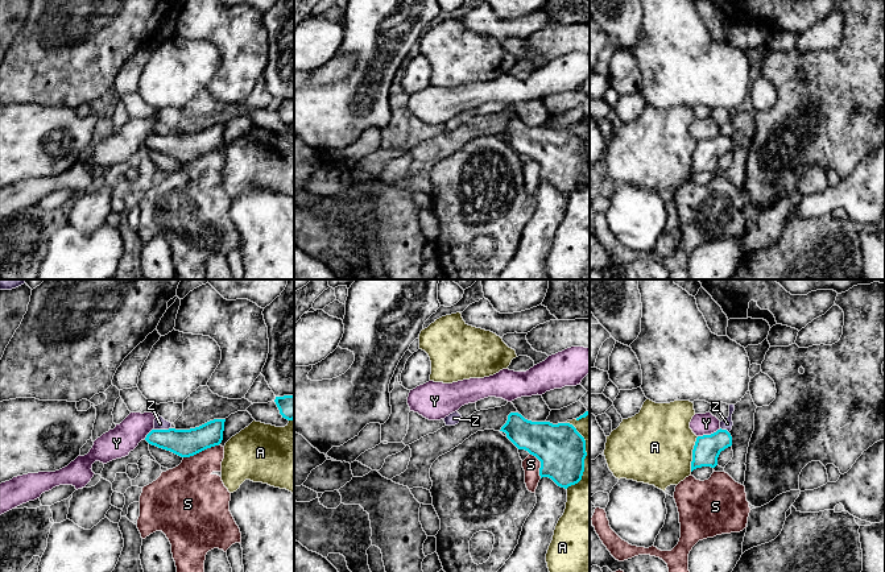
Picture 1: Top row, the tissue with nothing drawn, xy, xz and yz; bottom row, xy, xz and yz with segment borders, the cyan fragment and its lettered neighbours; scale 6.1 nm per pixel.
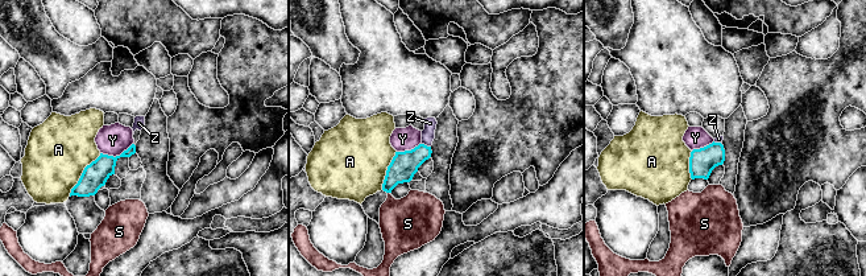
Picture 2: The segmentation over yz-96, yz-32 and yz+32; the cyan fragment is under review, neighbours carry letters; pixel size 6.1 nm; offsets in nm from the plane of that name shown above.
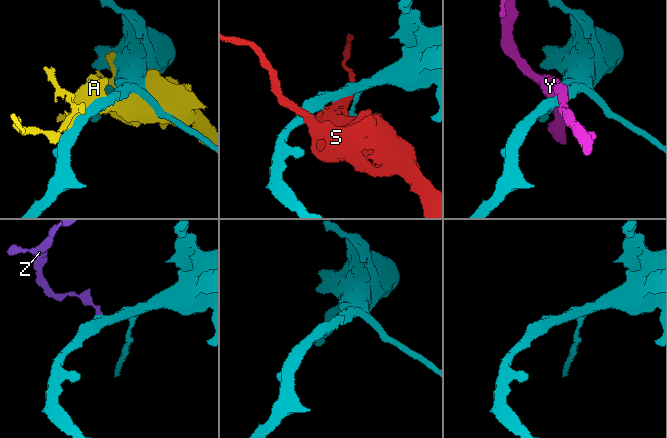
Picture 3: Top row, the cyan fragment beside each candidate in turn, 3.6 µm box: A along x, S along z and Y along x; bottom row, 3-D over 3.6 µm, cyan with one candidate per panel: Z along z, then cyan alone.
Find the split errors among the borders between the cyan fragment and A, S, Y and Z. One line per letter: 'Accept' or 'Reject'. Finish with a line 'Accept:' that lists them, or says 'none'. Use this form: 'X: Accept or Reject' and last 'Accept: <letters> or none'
A: Reject
S: Reject
Y: Reject
Z: Reject
Accept: none

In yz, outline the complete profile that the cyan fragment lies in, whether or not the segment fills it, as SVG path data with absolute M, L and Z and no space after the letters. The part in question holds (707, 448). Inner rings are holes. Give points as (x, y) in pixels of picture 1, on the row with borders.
M717 430L711 435L698 436L694 449L691 472L696 468L717 465L717 457L721 451L732 445L732 436L727 430Z

